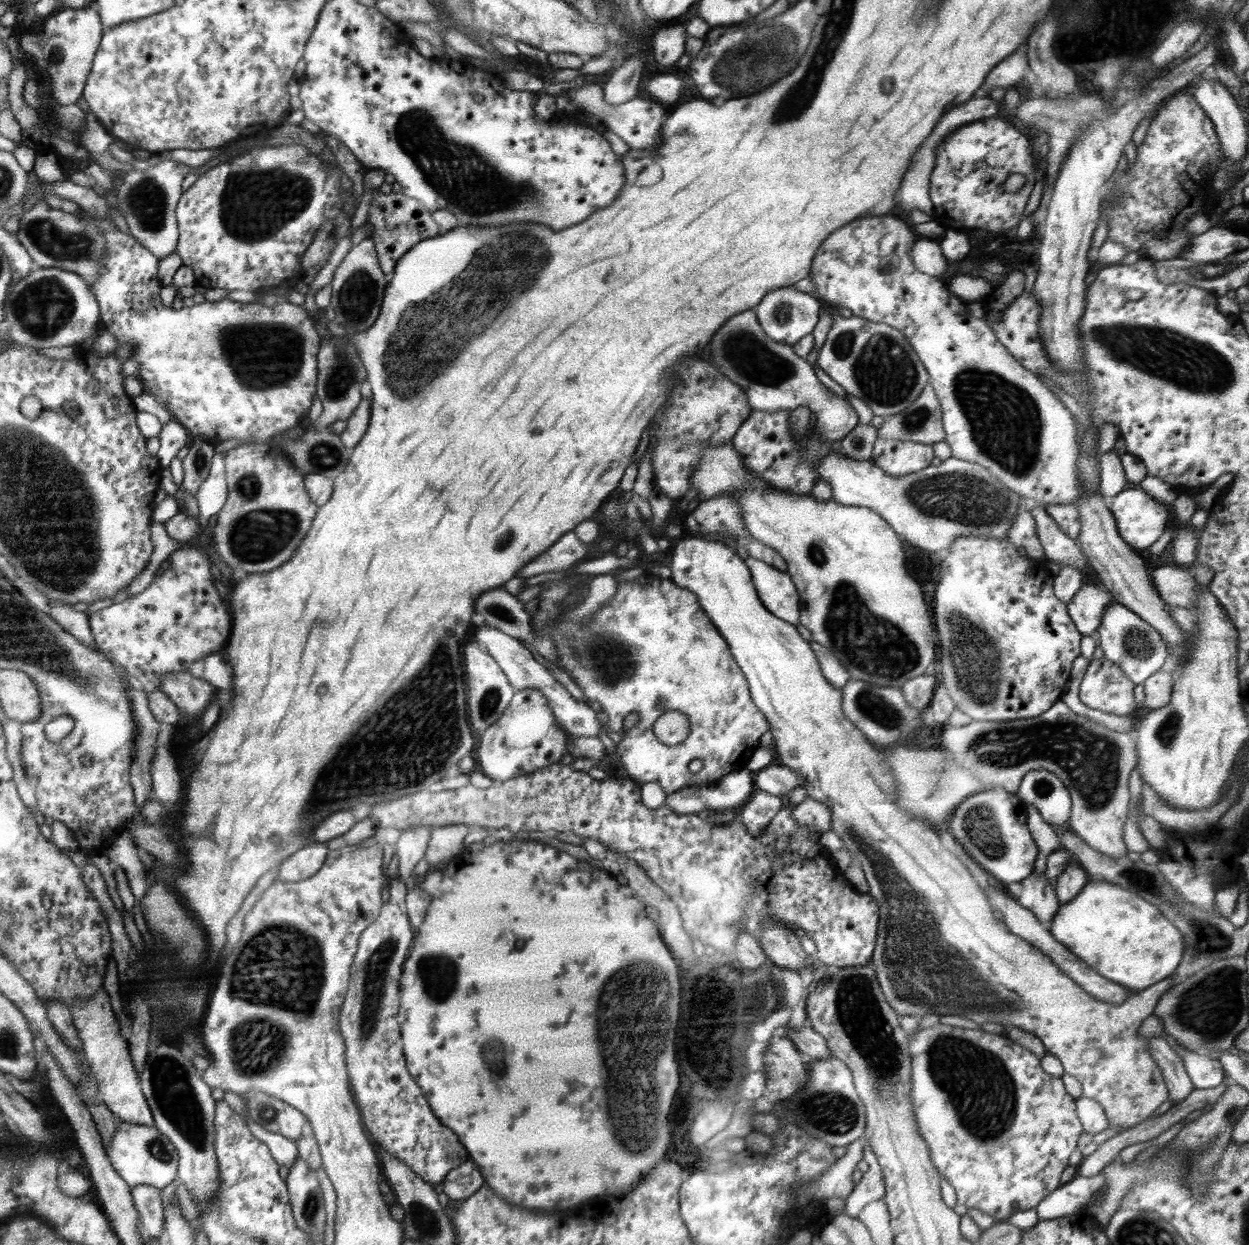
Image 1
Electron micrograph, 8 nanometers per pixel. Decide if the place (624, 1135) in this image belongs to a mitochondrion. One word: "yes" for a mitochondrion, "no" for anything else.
yes

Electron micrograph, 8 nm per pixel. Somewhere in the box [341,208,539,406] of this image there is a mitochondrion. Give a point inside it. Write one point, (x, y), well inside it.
(404, 387)

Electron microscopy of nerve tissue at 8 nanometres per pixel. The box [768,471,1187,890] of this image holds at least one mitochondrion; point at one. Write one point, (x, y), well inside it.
(1094, 761)

